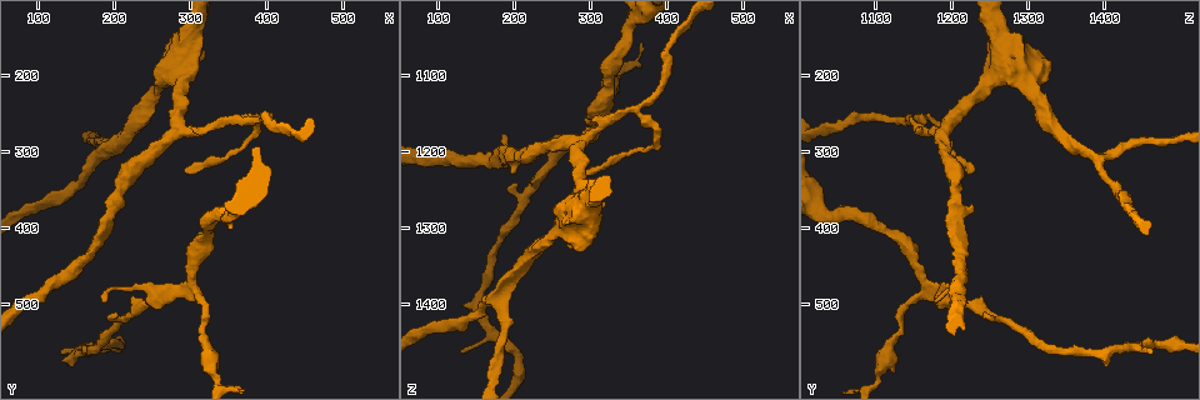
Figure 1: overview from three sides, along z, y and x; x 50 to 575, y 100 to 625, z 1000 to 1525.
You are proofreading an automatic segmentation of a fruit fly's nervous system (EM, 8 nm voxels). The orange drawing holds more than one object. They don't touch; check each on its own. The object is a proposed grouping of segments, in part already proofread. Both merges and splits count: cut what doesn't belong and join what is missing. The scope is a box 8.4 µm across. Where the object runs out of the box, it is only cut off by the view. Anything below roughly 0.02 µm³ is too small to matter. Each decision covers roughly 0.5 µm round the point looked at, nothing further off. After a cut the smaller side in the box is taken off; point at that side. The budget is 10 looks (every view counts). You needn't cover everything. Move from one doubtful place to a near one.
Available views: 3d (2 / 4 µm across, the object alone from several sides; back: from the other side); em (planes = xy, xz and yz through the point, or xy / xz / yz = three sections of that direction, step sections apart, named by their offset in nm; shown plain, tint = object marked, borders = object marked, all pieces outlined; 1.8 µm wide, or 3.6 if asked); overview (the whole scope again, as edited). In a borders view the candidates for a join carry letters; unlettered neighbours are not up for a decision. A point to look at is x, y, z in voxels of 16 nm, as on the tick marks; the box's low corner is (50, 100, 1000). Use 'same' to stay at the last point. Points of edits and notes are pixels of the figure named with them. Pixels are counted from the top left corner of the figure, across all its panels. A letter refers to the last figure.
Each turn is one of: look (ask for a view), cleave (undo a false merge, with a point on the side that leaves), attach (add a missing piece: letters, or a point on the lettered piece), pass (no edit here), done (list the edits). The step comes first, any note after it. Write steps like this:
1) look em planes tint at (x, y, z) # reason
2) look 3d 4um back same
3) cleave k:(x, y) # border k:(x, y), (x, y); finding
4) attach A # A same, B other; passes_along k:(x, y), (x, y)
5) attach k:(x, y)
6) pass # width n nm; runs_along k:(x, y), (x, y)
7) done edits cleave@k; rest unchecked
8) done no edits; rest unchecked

look em xy step 8 borders at (185, 495, 1175) # an open end

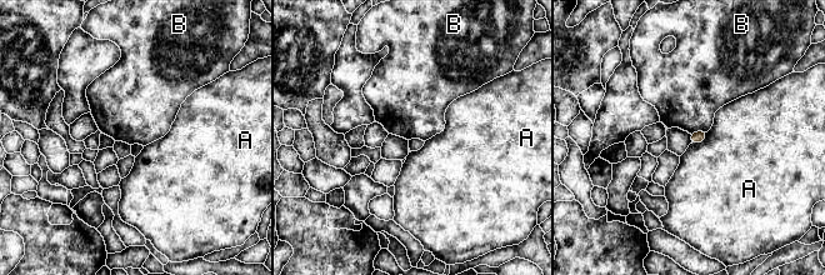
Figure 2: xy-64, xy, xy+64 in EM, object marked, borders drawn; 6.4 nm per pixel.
pass # width 80 nm; A other, B other; border 2:(706, 130), (695, 130), (690, 134); no lettered piece goes on from it

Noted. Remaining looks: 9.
look 3d 4um at (390, 270, 1185) # abrupt turn

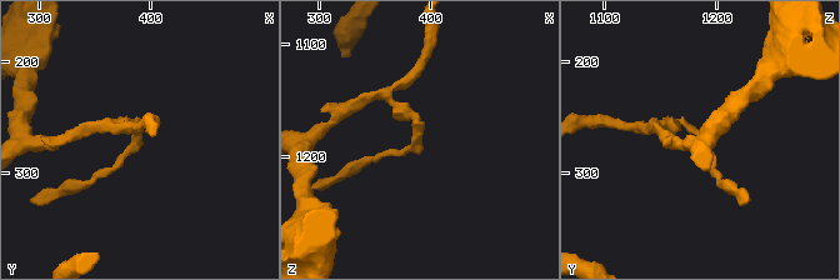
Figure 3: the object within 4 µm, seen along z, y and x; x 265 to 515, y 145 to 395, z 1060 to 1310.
look em xz step 8 tint at (386, 268, 1184) # now the EM

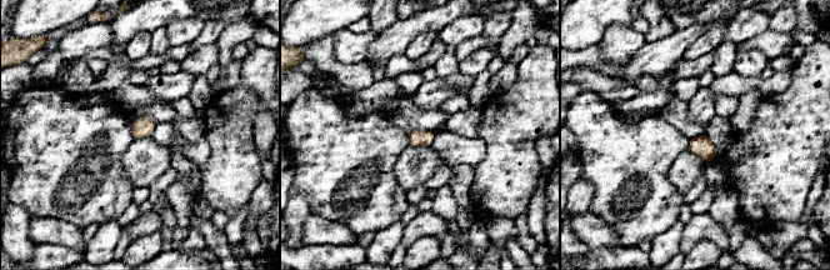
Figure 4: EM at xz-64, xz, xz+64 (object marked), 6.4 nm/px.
look em planes borders same

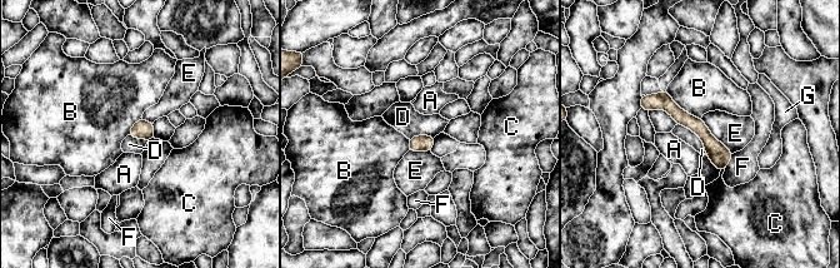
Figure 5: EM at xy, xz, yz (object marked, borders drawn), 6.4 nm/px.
pass # A other, B other, C other, D other, E other, F other, G other; runs_along 5:(644, 99), (691, 122), (723, 165); one neuron here

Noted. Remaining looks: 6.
look 3d 4um at (295, 165, 1290)

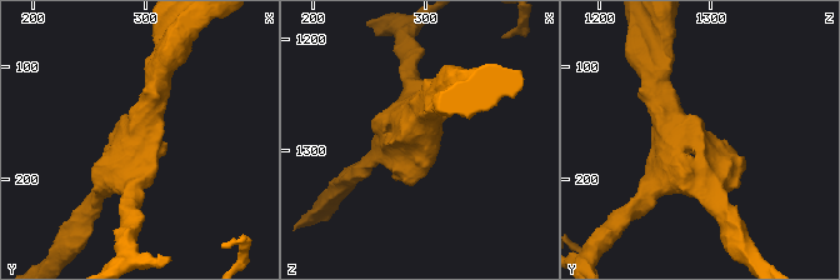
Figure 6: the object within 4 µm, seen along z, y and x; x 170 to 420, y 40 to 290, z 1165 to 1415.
look em 3.6um planes borders at (298, 168, 1286)

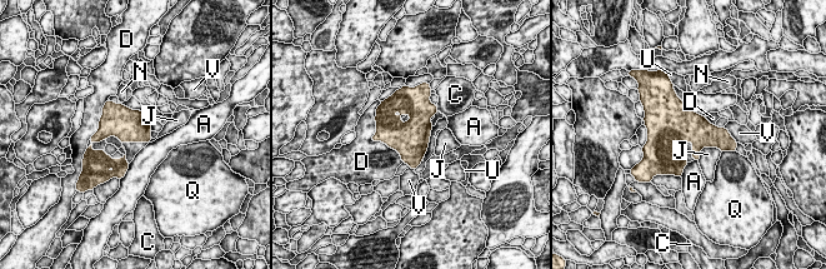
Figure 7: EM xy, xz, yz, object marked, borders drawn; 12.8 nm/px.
pass # longest_contact D 850 nm; A other, C other, D other, J other, N other, Q other, U other, V other; border 7:(721, 152), (704, 148), (699, 162); one neuron here

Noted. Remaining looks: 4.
look 3d 4um back at (295, 320, 1230) # end of a long branch

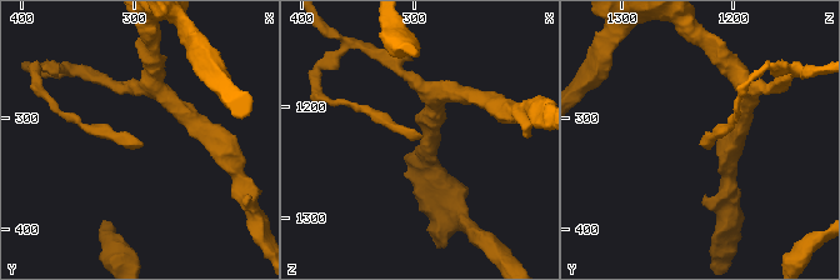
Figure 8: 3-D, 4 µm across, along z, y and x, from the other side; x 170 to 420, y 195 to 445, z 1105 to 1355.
look em planes borders at (294, 322, 1226)

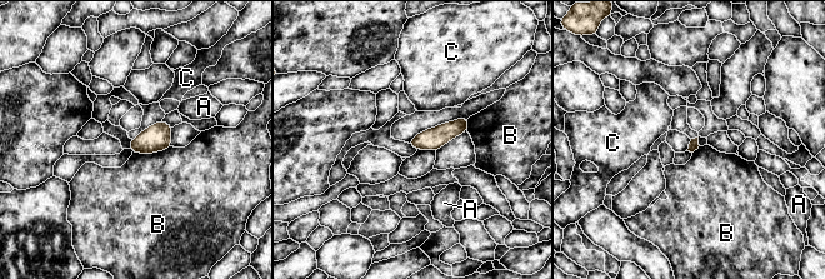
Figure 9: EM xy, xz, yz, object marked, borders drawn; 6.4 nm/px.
pass # longest_contact B 260 nm; A other, B other, C other; border 9:(171, 147), (153, 153), (133, 153); no lettered piece goes on from it

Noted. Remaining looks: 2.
done no edits; rest unchecked

